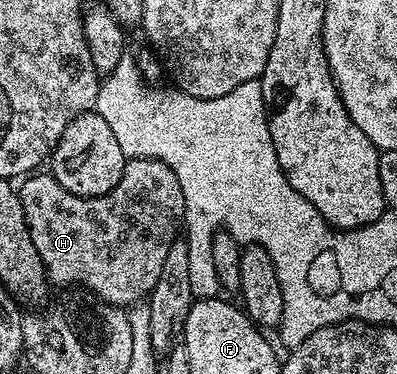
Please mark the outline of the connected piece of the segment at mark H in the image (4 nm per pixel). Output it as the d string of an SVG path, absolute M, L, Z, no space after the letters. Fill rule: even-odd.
M128 159L117 186L101 197L71 194L43 170L28 175L17 191L33 246L41 254L52 285L86 288L105 302L120 306L134 305L149 296L160 277L165 254L177 239L175 231L180 231L185 206L181 182L165 162Z

